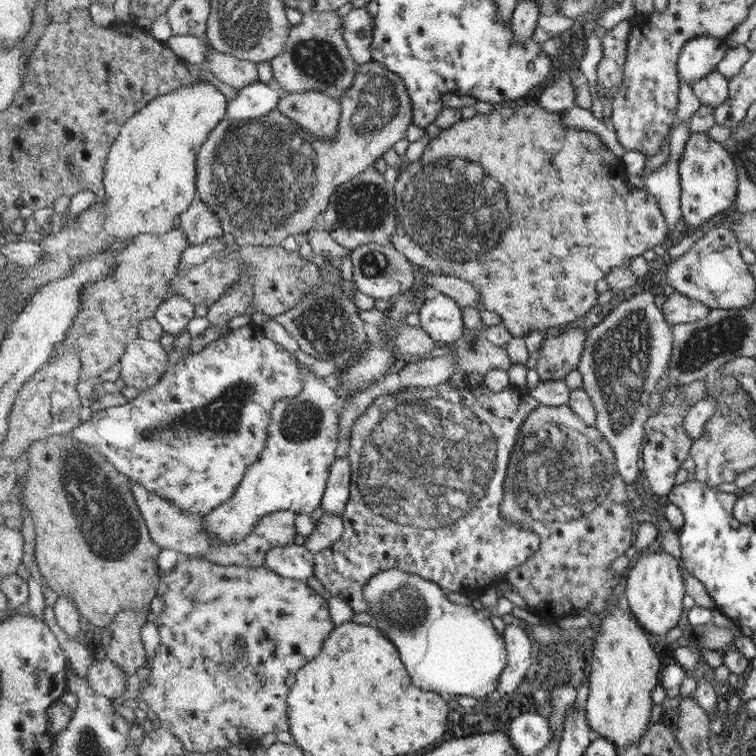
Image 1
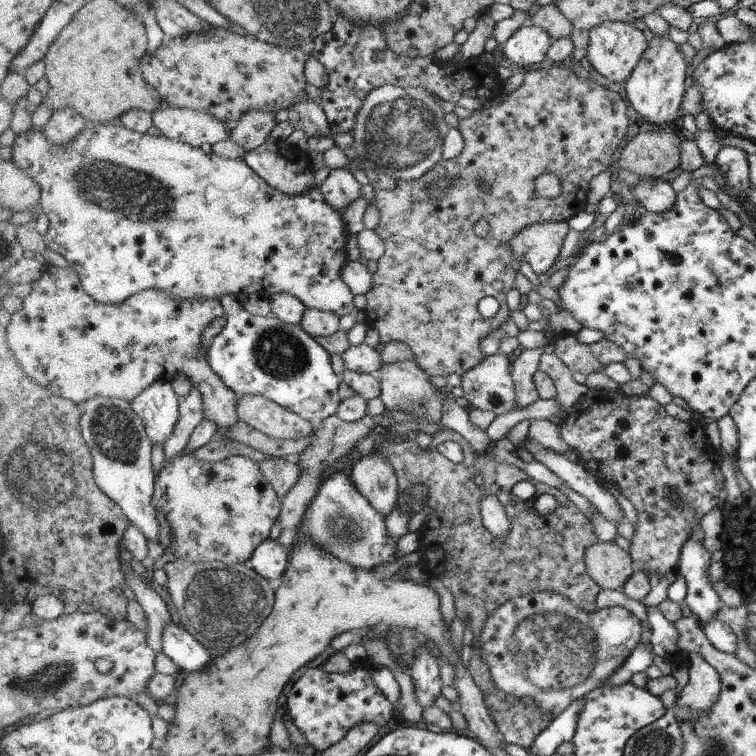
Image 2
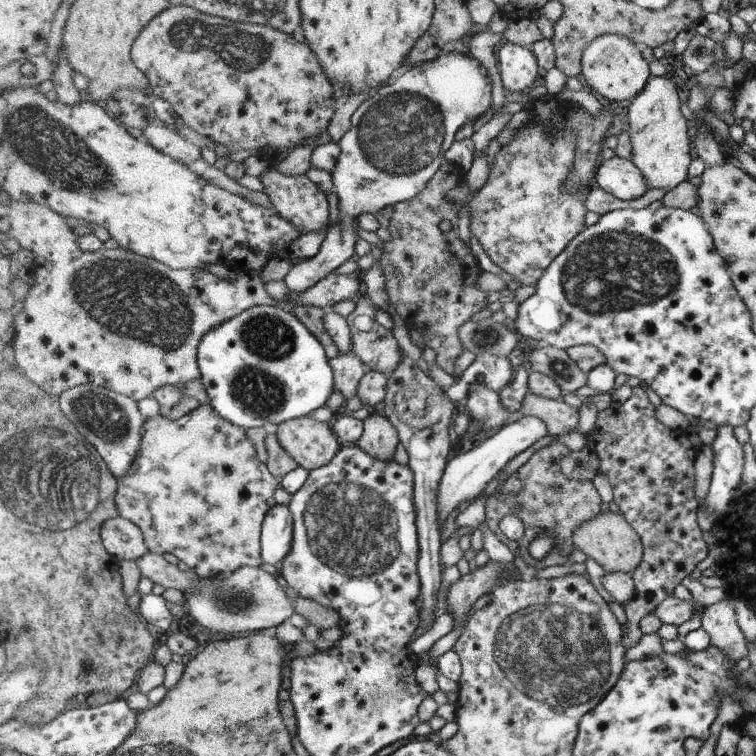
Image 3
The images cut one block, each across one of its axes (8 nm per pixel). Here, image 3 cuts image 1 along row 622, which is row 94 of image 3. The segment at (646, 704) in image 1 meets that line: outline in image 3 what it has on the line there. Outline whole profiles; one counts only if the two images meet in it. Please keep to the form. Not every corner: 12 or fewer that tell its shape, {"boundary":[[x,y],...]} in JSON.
{"boundary":[[602,35],[581,72],[614,102],[636,98],[651,78],[630,39]]}

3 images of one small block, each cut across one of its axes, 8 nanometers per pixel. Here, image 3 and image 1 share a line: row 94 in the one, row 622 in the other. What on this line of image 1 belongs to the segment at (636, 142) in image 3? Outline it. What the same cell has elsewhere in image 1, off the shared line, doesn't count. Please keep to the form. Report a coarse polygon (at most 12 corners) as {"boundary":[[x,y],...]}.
{"boundary":[[662,551],[628,568],[626,600],[651,636],[682,616],[680,566]]}

